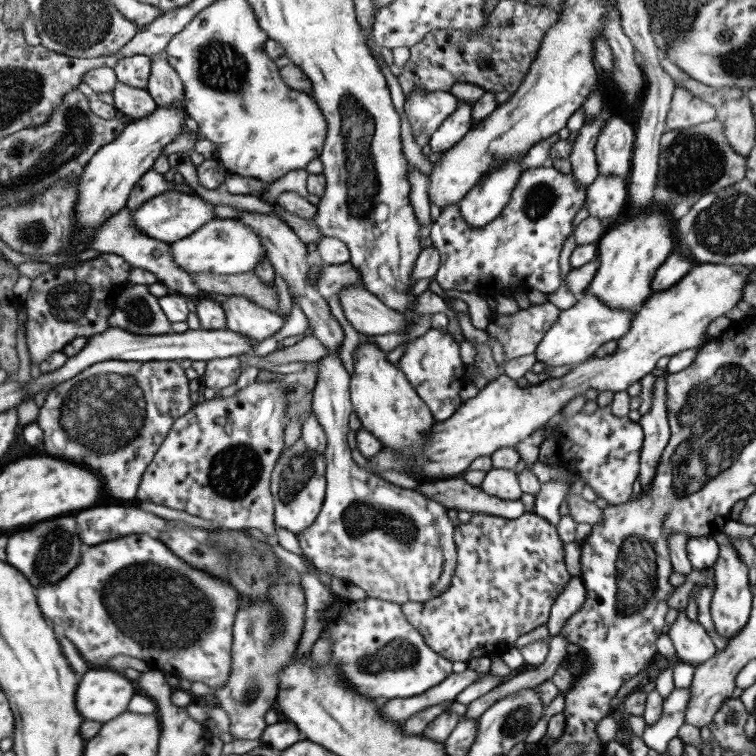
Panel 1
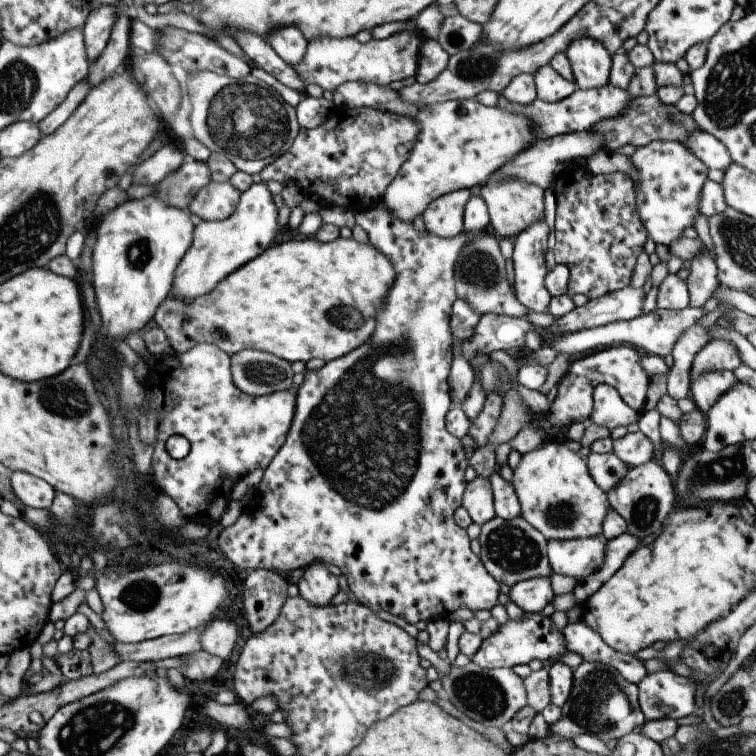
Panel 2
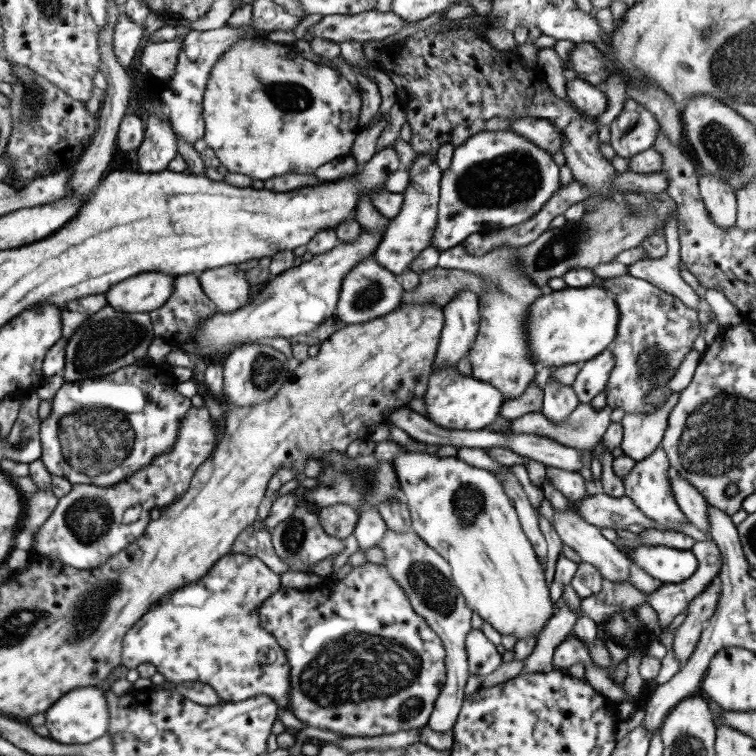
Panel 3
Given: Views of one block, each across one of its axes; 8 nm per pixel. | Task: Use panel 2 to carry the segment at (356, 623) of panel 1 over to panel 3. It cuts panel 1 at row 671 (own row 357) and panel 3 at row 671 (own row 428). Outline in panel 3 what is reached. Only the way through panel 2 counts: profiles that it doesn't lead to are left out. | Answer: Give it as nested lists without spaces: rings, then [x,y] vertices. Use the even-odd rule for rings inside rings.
[[[367,562],[364,565],[354,567],[344,579],[334,584],[332,589],[319,587],[314,590],[303,591],[292,587],[281,587],[267,598],[259,610],[261,625],[277,640],[284,649],[286,658],[290,664],[290,710],[294,716],[306,722],[308,727],[328,730],[330,732],[346,735],[346,737],[374,737],[393,734],[402,730],[422,729],[428,725],[432,715],[434,704],[440,695],[440,691],[446,685],[446,651],[440,637],[431,629],[431,626],[415,613],[410,604],[406,592],[394,581],[388,572],[386,565]]]

